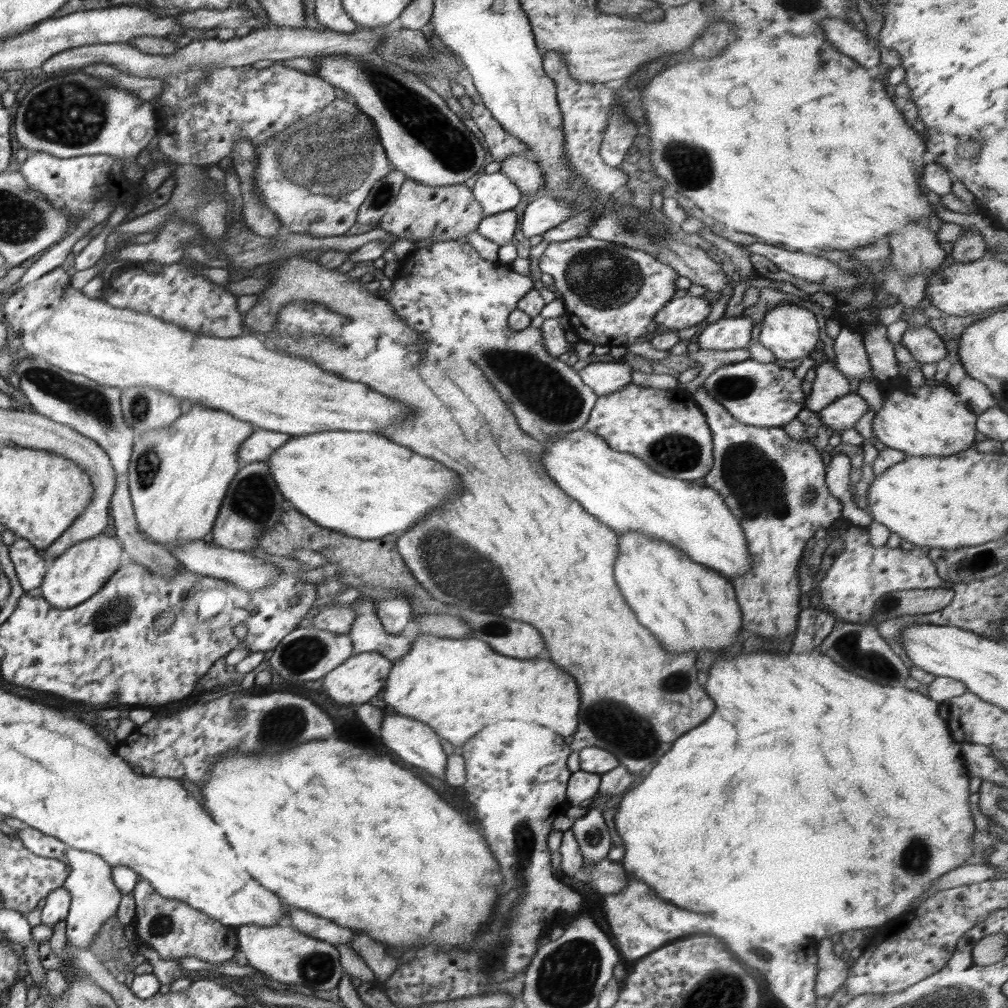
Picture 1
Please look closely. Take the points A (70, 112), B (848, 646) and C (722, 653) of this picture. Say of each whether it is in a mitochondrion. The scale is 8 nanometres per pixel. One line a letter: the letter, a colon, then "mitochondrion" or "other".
A: mitochondrion
B: mitochondrion
C: other

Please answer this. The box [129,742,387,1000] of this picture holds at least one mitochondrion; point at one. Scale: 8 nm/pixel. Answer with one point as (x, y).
(316, 968)

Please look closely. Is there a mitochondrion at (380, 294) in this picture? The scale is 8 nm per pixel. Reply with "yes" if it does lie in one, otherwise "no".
no

